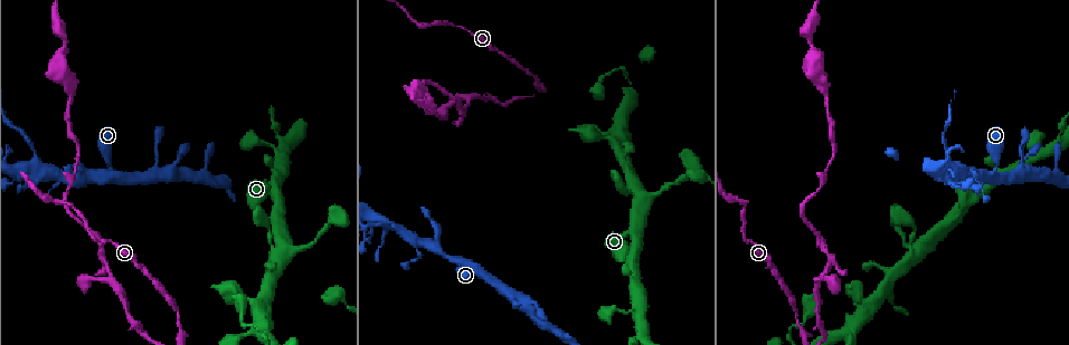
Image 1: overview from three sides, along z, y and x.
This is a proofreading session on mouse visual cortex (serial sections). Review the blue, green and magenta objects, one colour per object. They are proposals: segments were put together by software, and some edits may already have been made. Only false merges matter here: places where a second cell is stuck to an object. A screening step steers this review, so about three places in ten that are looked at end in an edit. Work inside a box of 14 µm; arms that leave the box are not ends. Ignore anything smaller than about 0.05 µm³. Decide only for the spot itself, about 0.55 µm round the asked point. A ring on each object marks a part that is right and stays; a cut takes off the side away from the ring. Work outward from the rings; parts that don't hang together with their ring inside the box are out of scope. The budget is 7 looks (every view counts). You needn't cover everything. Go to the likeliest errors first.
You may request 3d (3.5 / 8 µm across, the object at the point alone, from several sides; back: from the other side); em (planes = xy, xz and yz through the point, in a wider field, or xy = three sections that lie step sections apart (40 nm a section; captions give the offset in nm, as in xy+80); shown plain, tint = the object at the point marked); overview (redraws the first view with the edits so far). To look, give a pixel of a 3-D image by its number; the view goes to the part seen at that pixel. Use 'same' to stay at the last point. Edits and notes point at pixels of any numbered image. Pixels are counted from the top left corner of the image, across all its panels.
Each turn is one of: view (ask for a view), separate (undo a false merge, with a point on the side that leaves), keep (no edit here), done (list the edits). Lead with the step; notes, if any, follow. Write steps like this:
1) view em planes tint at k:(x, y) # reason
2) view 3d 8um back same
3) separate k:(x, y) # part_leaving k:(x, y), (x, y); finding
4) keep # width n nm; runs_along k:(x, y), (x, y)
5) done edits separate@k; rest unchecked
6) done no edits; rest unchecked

view 3d 3.5um at 1:(470, 271) # a narrow waist

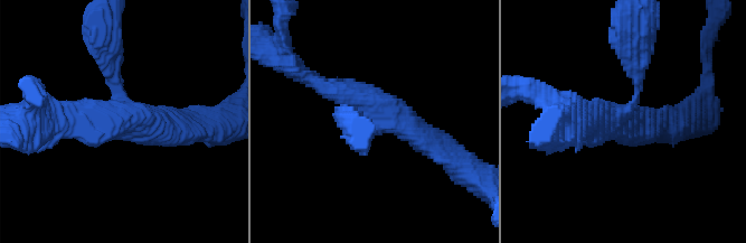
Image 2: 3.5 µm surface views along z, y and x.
view em xy step 5 tint at 2:(622, 113) # arms 3; arm_widths 300, 300, 400 nm; need the tissue

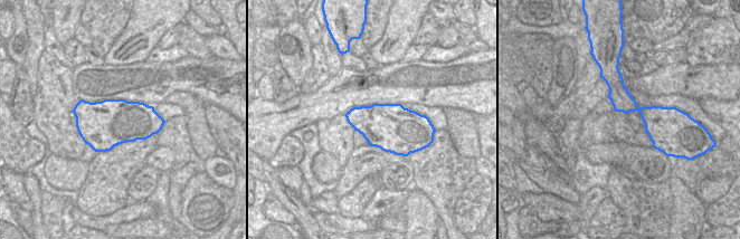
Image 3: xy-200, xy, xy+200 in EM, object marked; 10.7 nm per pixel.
keep # runs_along 3:(606, 75), (656, 125), (657, 144); all the same cell

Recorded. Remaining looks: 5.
view 3d 8um at 1:(34, 152) # thick turns thin

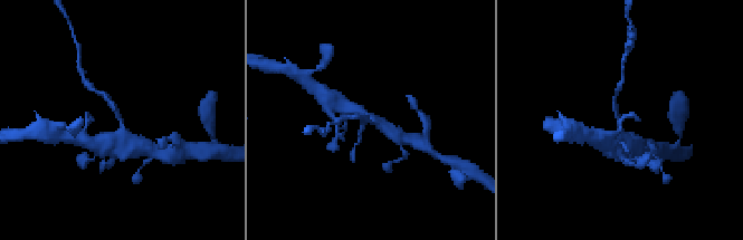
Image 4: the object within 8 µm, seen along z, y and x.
view 3d 3.5um at 4:(119, 119)

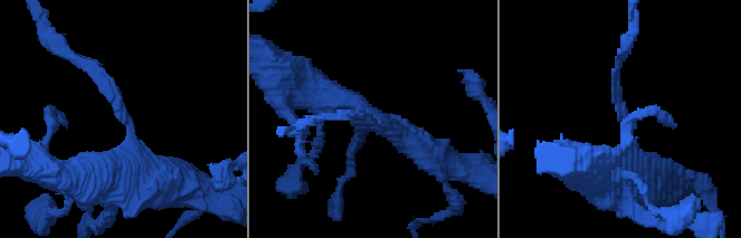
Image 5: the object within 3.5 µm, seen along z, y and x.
view em planes tint at 5:(129, 125) # now the EM

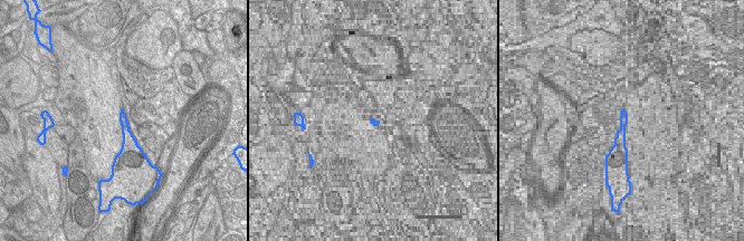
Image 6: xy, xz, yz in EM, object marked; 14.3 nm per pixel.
separate 5:(106, 84) # arm_widths 100, 350 nm; part_leaving 5:(125, 116), (112, 88), (49, 40); two cells meet here

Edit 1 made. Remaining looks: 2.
view 3d 3.5um at 1:(158, 175) # four or more arms meet

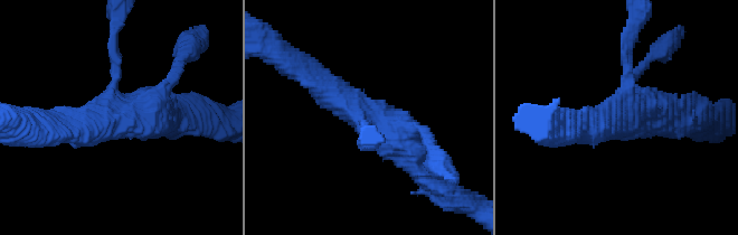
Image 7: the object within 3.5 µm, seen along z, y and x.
keep # arm_widths 150, 200, 350, 450 nm; runs_along 7:(315, 78), (401, 138), (425, 172); all the same cell

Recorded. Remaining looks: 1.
done edits separate@5; rest unchecked

